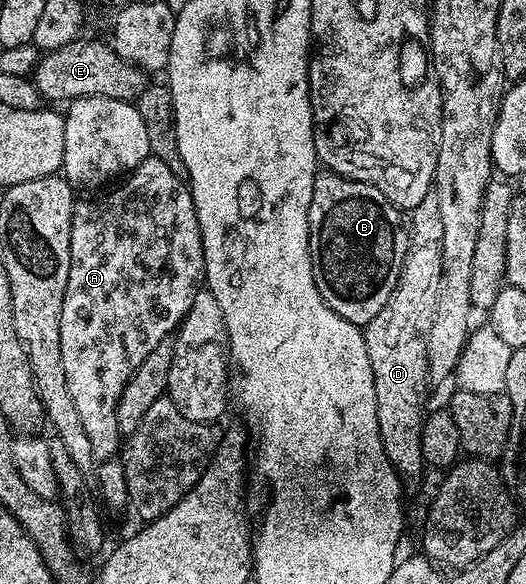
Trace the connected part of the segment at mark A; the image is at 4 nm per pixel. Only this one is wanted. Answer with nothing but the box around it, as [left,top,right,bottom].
[60,156,204,514]

